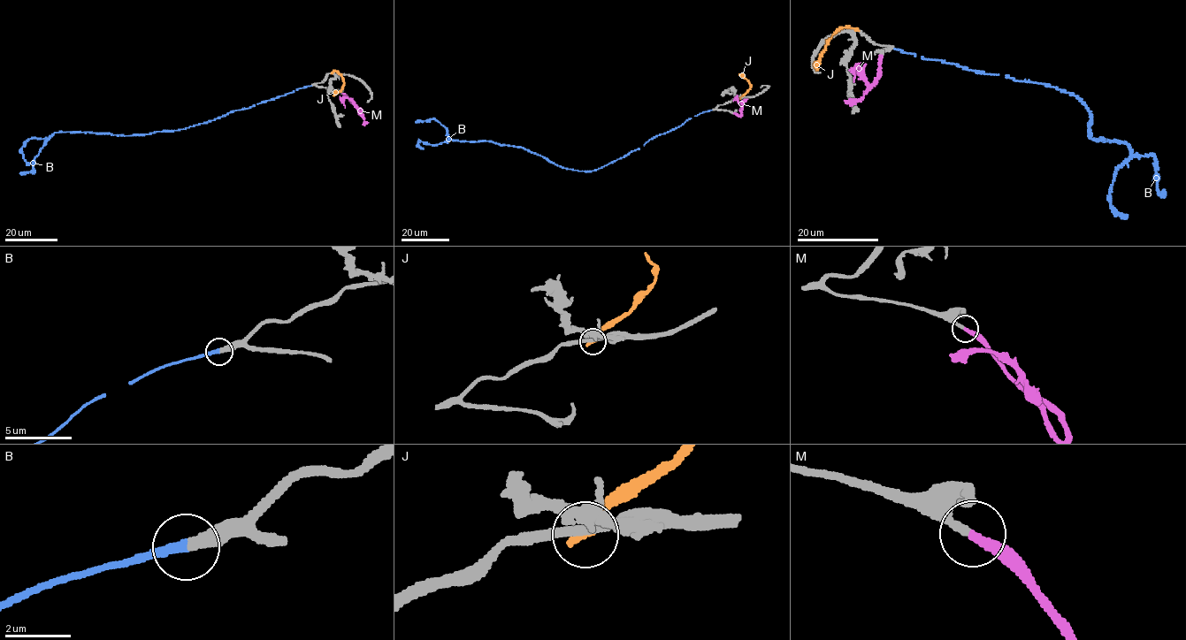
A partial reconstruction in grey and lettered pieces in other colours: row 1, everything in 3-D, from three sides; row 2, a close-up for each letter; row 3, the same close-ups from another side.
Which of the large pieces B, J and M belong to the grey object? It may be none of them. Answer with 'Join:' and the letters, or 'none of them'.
Join: B, M

